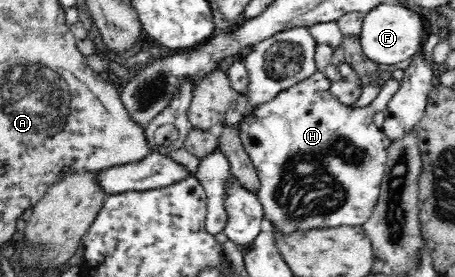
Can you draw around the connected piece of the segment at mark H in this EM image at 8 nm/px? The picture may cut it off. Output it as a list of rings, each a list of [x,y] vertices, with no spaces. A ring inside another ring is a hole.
[[[317,70],[306,80],[281,91],[271,102],[261,104],[261,108],[240,122],[240,140],[260,176],[258,200],[264,218],[283,234],[307,228],[361,227],[372,216],[378,202],[391,141],[375,126],[372,117],[386,110],[391,98],[399,92],[401,82],[381,72],[381,91],[364,110],[340,104],[331,95],[331,86],[333,82]]]

